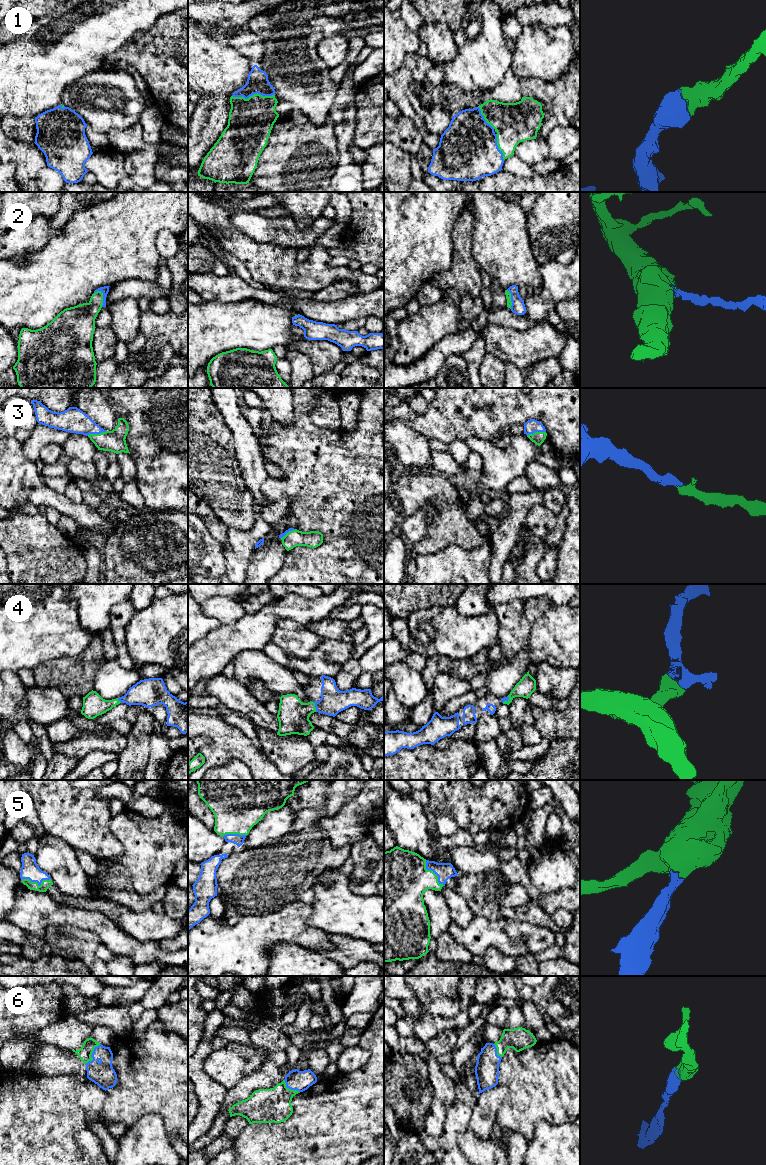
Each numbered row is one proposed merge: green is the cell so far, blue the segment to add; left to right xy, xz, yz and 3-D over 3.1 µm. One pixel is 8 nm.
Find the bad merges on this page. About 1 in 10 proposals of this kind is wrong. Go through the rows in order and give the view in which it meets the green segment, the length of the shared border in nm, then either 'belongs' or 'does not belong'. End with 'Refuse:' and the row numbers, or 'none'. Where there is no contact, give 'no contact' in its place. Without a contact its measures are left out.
1: contact in xz; length 340 nm; belongs
2: contact in xy; length 140 nm; belongs
3: contact in xy; length 160 nm; belongs
4: contact in xz; length 100 nm; belongs
5: contact in yz; length 260 nm; belongs
6: contact in xy; length 200 nm; belongs
Refuse: none

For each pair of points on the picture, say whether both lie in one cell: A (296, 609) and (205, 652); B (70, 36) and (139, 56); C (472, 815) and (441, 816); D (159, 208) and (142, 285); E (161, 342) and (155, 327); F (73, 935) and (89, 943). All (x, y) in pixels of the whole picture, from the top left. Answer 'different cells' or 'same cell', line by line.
A: same cell
B: different cells
C: different cells
D: different cells
E: different cells
F: same cell

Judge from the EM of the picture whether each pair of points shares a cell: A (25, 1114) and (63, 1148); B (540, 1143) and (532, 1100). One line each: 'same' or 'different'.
A: same
B: different

